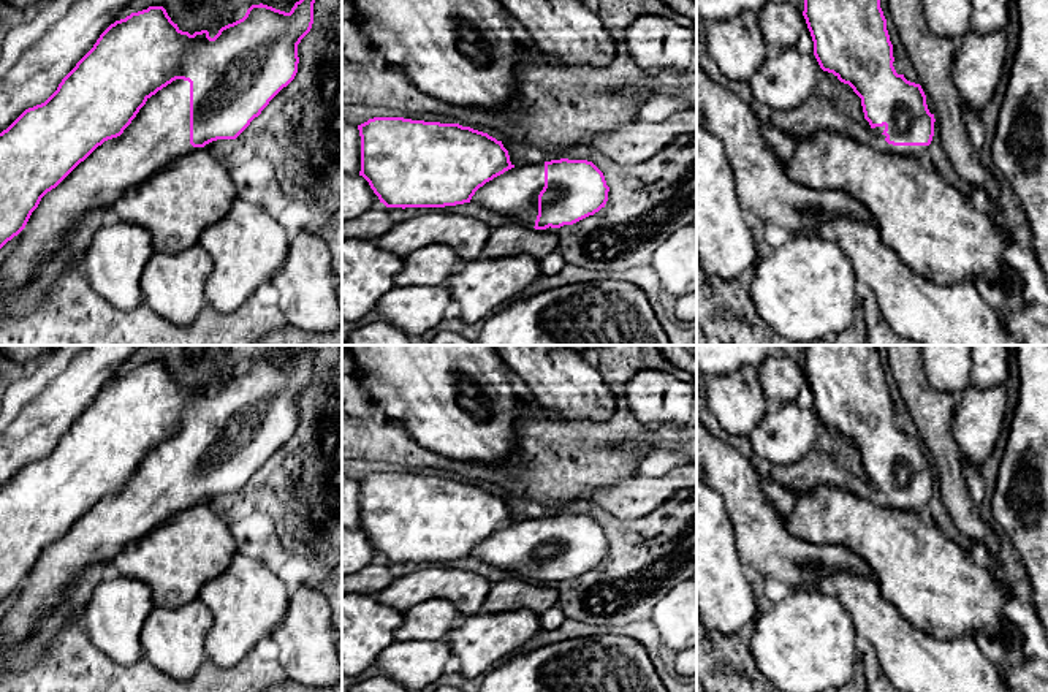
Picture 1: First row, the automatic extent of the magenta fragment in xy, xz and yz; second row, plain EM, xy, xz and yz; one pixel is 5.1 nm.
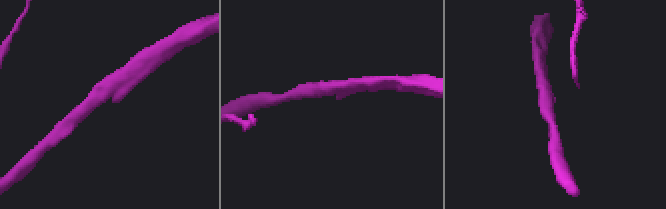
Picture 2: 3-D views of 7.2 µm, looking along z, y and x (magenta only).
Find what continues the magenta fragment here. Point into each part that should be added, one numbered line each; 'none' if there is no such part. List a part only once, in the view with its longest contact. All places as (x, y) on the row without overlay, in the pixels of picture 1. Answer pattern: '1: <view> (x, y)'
1: xy (159, 490)

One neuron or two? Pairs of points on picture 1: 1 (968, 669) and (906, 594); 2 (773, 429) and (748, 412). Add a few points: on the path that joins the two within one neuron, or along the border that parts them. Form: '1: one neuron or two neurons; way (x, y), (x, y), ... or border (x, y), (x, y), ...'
1: two neurons; border (911, 623), (942, 638), (964, 635)
2: two neurons; border (771, 407), (748, 436)

